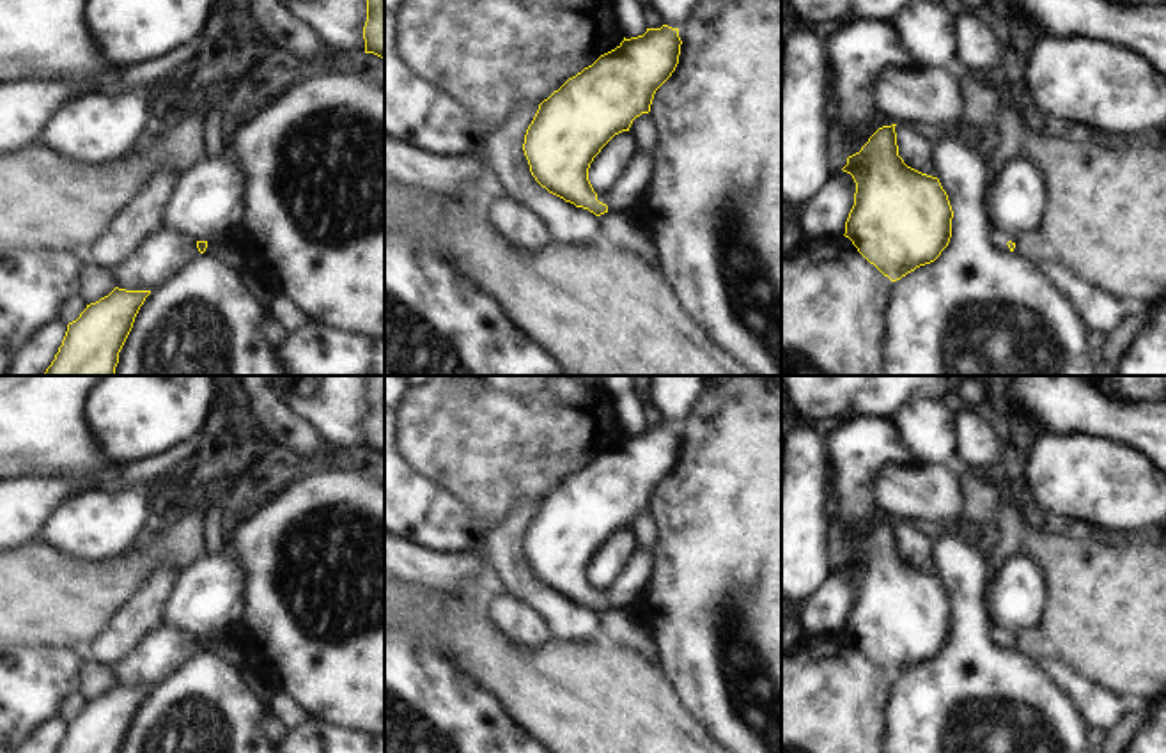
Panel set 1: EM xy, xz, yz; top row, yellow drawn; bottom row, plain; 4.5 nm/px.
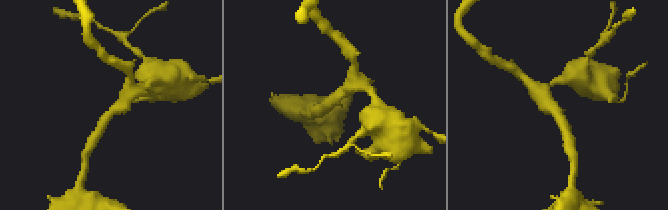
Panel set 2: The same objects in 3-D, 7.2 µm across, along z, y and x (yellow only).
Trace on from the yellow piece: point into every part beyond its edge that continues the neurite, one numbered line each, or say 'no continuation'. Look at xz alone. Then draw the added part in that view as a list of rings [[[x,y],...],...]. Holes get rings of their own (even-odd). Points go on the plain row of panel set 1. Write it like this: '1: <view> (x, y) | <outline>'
1: xz (628, 589) | [[[636,549],[597,597],[608,602],[610,609],[638,609],[652,572],[652,549]]]

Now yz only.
1: yz (1000, 635) | [[[996,625],[992,627],[991,636],[992,636],[992,643],[999,648],[1010,648],[1007,640],[1008,638],[1015,640],[1017,638],[1014,631],[1010,631],[1007,627],[996,627]]]

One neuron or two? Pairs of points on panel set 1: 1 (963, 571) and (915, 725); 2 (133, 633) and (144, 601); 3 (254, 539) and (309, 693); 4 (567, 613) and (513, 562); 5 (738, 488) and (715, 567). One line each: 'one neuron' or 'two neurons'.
1: one neuron
2: one neuron
3: one neuron
4: one neuron
5: one neuron

